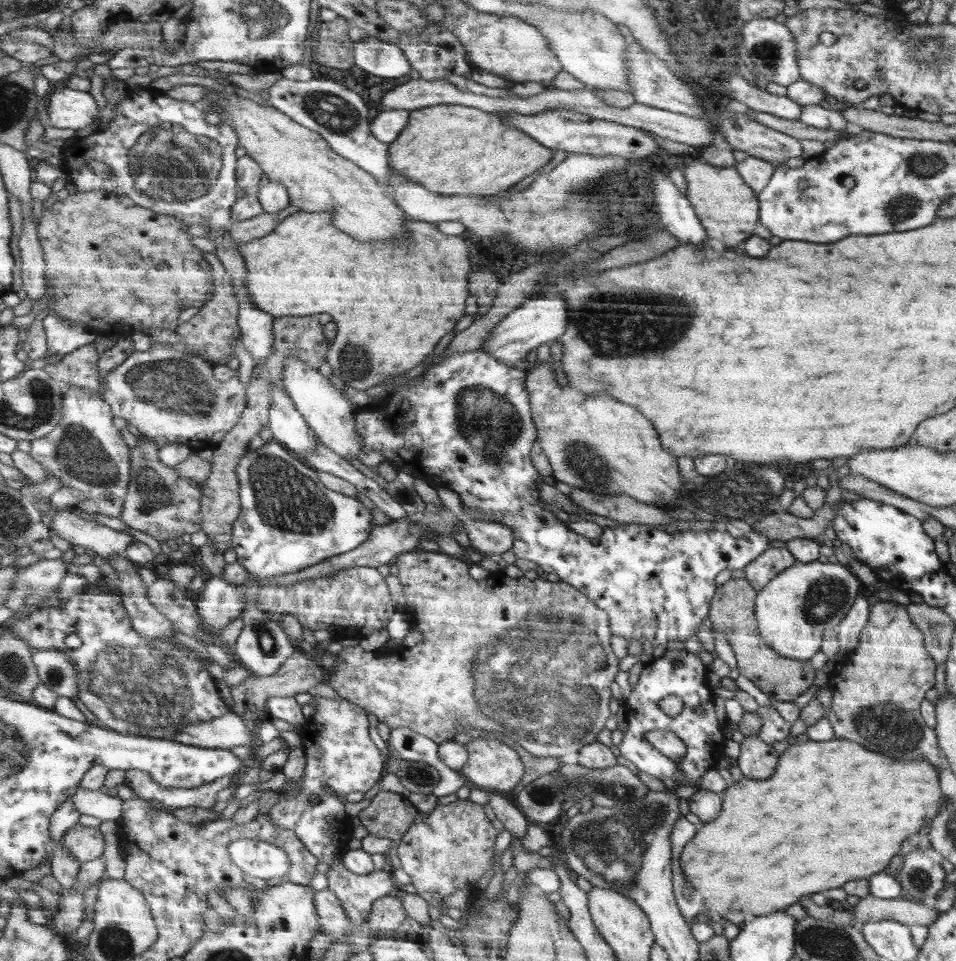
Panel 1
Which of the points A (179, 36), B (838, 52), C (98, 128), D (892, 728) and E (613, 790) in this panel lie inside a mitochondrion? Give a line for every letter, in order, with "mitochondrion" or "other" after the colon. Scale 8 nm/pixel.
A: other
B: other
C: other
D: mitochondrion
E: mitochondrion

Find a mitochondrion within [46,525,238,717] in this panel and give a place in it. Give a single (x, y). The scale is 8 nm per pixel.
(57, 673)

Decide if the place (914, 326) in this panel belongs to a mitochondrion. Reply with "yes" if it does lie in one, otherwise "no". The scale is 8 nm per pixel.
no

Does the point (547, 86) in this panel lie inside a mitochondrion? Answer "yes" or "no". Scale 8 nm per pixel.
no

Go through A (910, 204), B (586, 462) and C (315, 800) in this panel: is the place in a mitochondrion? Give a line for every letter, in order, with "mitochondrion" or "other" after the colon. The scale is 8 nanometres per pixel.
A: mitochondrion
B: mitochondrion
C: other

